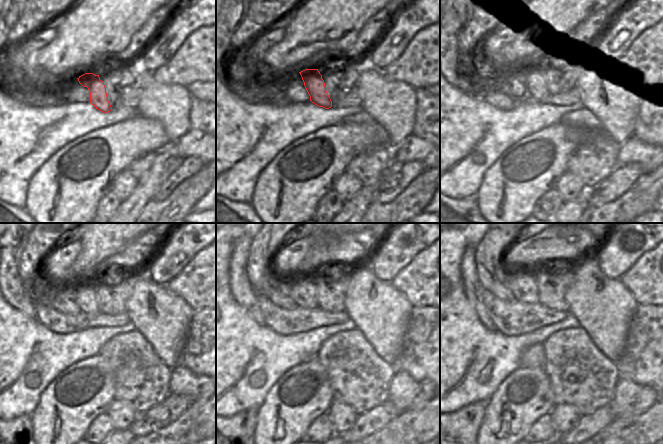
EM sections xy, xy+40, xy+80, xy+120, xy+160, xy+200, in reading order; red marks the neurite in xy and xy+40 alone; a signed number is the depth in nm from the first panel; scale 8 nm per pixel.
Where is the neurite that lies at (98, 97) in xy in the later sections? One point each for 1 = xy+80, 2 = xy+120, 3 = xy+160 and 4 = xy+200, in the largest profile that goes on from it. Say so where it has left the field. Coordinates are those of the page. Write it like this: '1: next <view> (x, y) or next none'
1: next xy+80 (536, 83)
2: next xy+120 (84, 296)
3: next xy+160 (301, 289)
4: next xy+200 (520, 281)

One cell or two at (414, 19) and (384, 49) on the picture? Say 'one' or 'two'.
one

